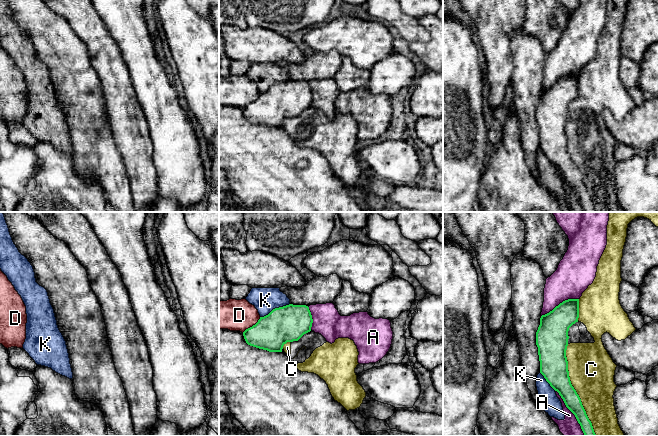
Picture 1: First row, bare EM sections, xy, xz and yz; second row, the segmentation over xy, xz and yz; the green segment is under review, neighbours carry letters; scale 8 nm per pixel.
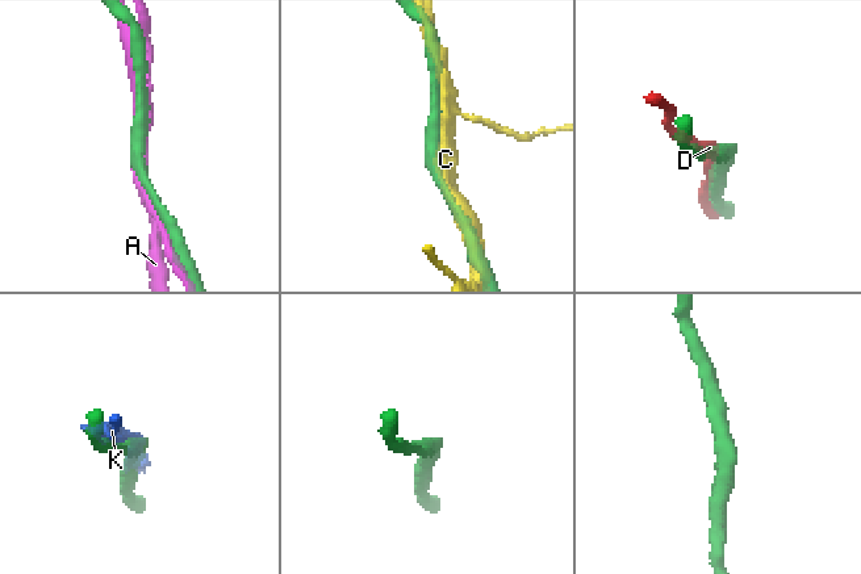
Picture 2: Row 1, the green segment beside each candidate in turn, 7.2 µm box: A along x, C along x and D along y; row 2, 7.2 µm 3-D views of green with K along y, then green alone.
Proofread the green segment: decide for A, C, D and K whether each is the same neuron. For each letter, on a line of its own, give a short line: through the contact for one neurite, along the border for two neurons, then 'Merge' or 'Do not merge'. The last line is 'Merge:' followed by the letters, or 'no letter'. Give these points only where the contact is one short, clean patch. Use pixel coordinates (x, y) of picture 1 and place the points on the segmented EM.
A: Do not merge
C: Do not merge
D: Do not merge
K: Do not merge
Merge: no letter

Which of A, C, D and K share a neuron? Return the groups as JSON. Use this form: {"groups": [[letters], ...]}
{"groups": [["A"], ["C"], ["D"], ["K"]]}

